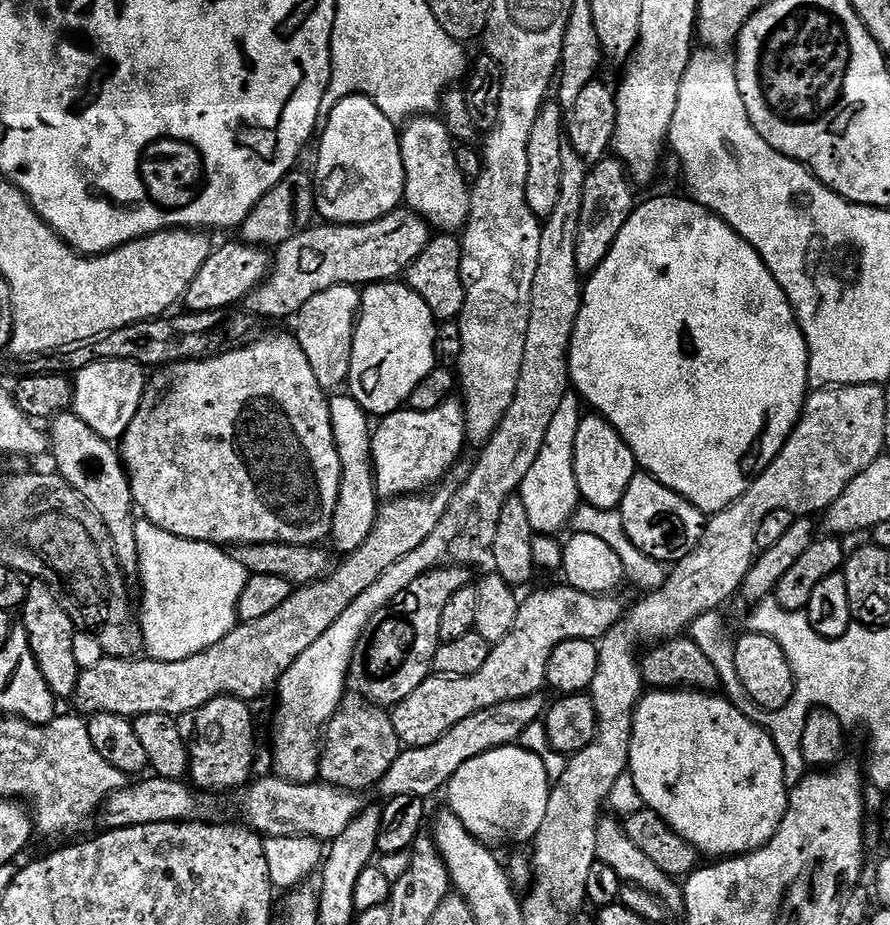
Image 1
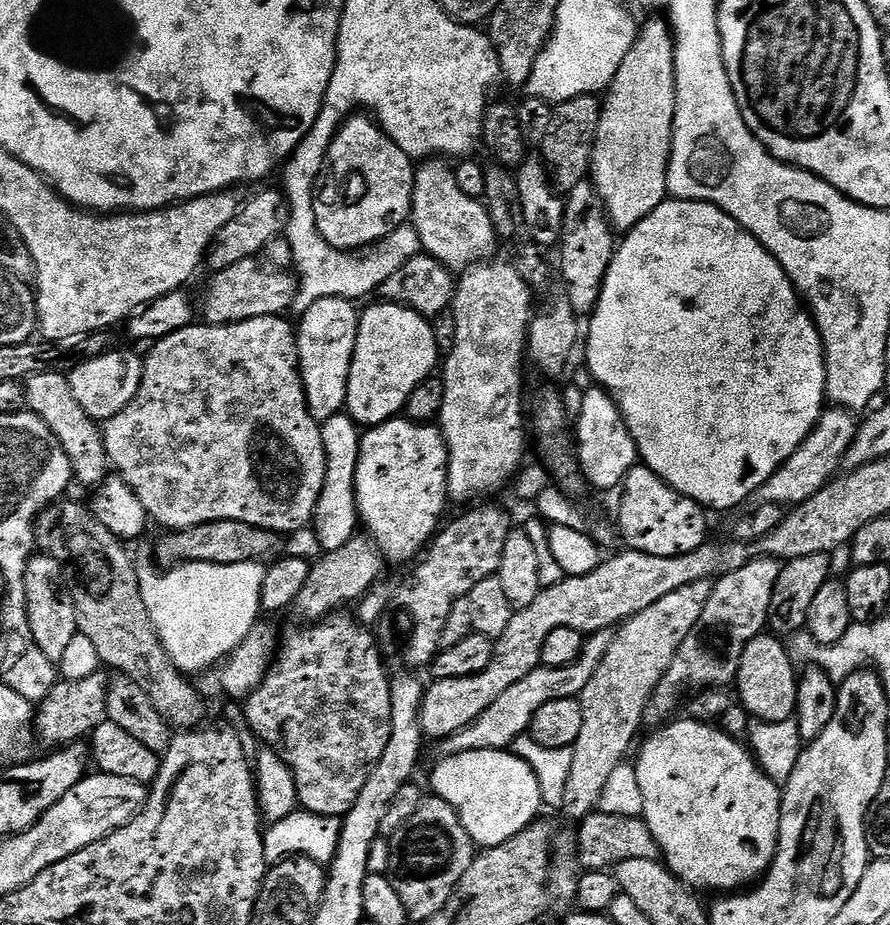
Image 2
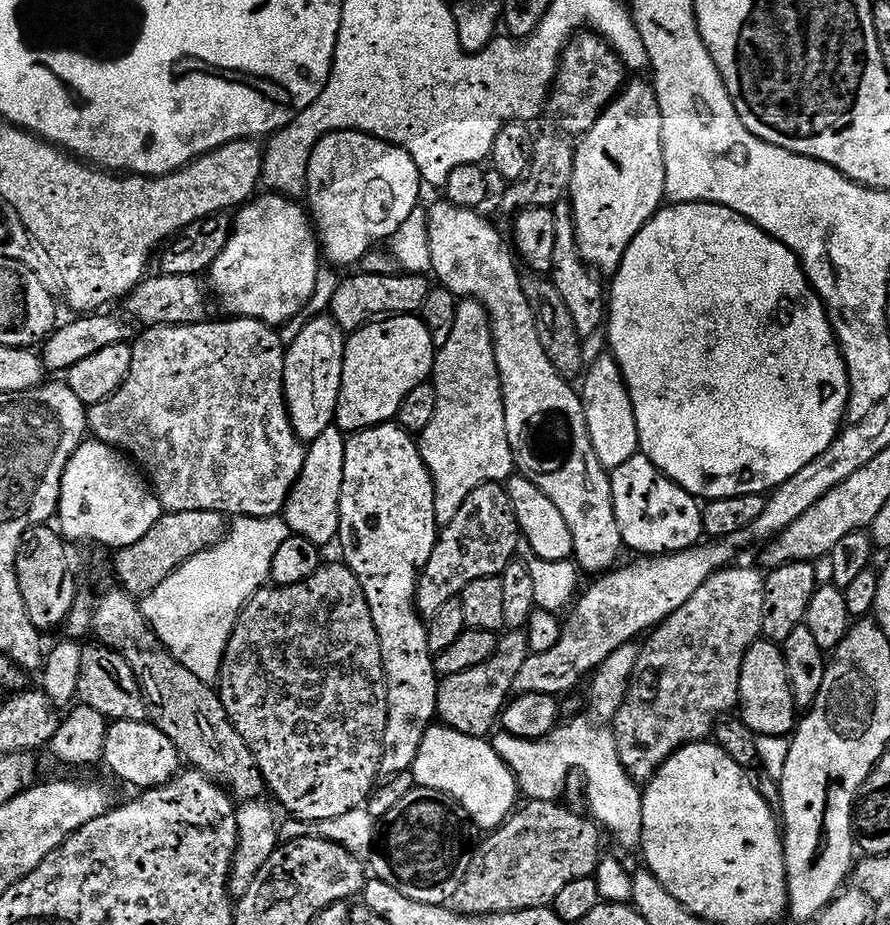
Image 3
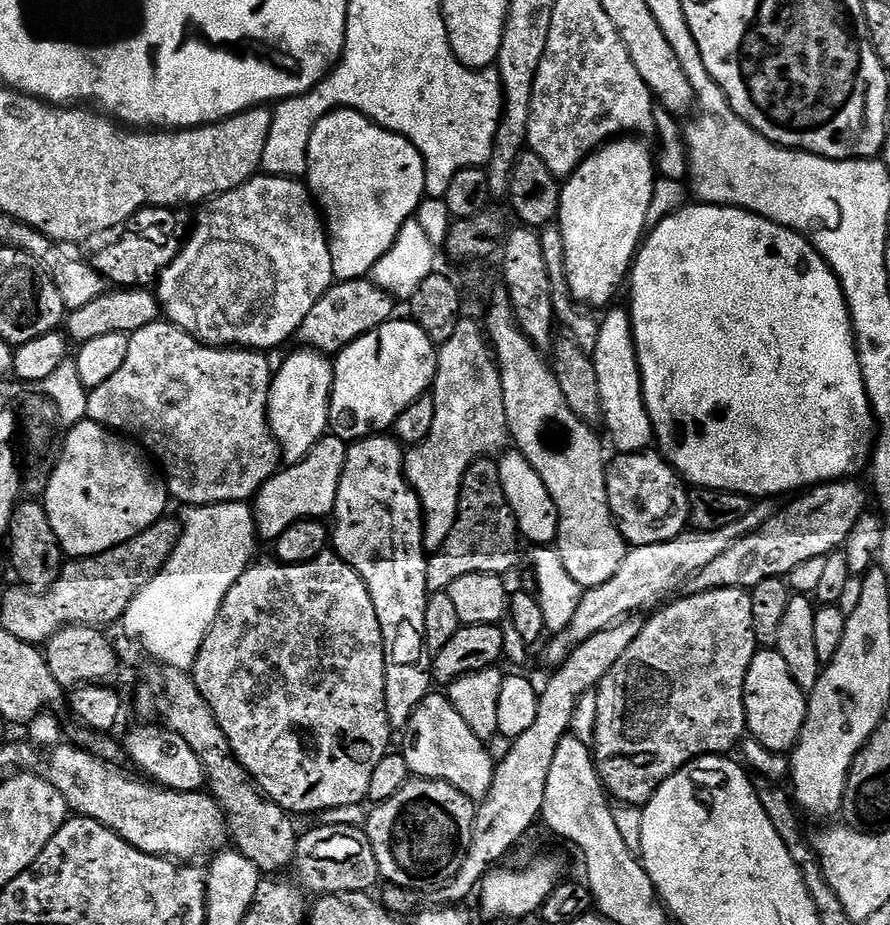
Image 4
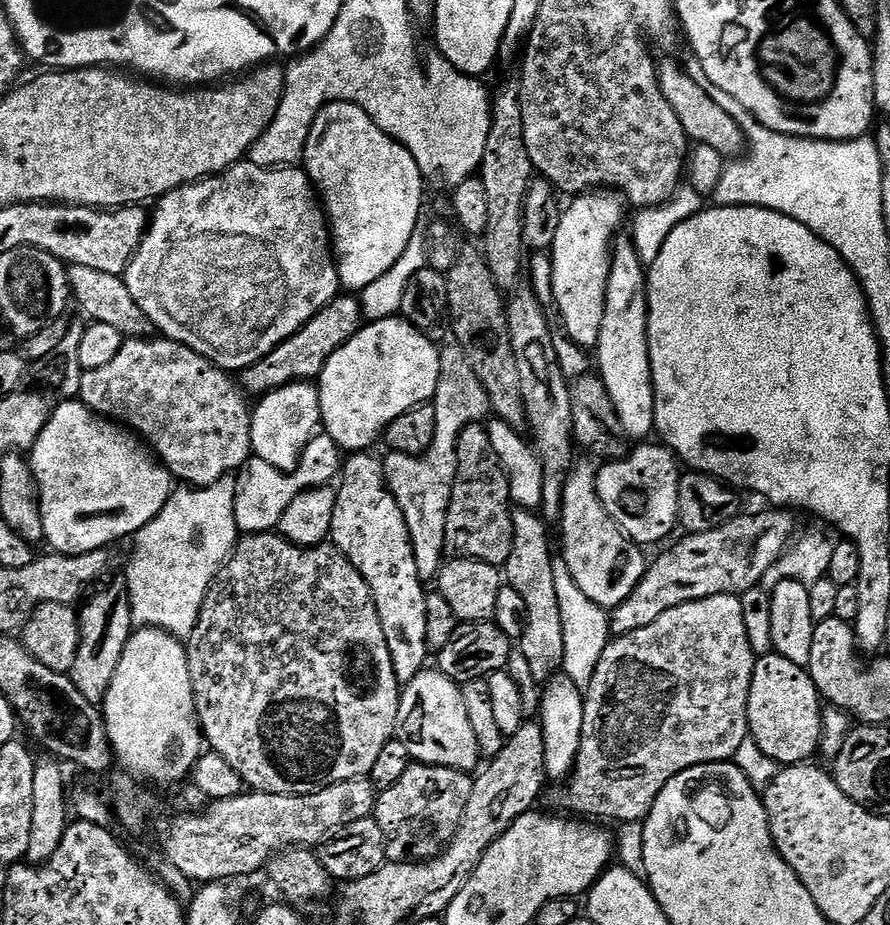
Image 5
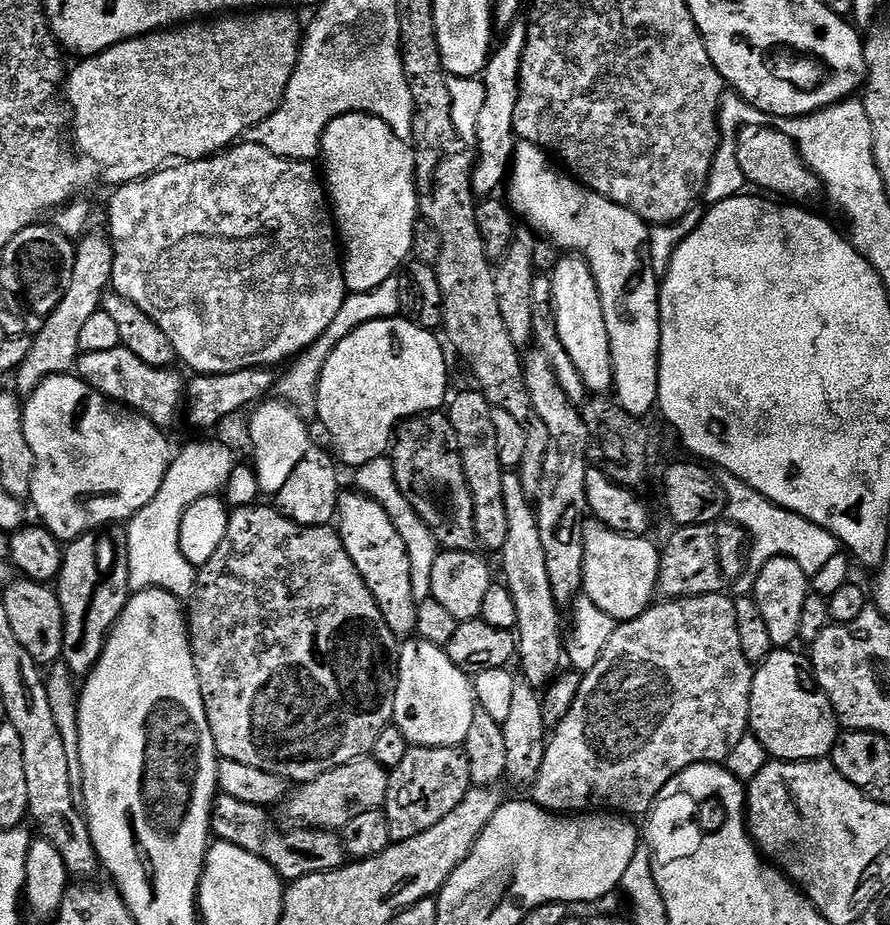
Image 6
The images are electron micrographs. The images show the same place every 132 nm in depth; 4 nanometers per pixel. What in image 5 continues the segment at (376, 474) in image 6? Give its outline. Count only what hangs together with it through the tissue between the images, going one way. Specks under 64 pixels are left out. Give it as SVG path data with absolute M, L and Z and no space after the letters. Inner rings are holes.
M445 347L440 354L438 390L434 397L436 406L434 442L420 456L389 451L388 457L383 457L382 460L388 488L402 510L402 518L406 518L418 574L425 582L435 581L440 575L441 564L446 560L444 551L446 514L450 506L450 494L458 466L456 453L458 438L465 426L481 423L490 412L486 386L478 382L478 374L474 374L474 366L470 366L470 358L466 358L463 348L451 347L448 349Z

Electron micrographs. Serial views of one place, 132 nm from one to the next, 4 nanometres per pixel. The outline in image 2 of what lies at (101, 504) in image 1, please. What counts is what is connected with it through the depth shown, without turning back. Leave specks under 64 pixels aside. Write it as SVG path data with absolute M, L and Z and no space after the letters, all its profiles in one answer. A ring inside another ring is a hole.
M39 372L29 376L24 384L24 398L27 407L34 414L38 414L54 430L54 438L66 450L66 458L70 460L72 475L75 483L85 484L86 487L95 489L104 483L110 472L104 434L101 425L82 410L78 398L74 398L74 390L70 386L67 375L63 372Z

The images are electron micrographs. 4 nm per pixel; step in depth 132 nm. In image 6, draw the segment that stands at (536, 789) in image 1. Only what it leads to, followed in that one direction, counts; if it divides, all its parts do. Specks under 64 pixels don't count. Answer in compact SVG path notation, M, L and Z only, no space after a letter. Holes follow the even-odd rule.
M412 638L399 649L400 667L396 678L396 701L394 702L394 724L412 746L450 746L463 745L470 721L474 718L476 693L469 673L462 671L450 662L445 649L434 646L419 638Z

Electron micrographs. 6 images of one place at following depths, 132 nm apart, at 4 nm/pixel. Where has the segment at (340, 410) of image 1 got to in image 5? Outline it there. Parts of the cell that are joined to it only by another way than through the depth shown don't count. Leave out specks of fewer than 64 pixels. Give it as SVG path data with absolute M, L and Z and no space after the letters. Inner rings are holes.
M317 434L304 448L304 458L295 472L283 472L270 462L253 455L245 462L235 477L236 497L234 498L234 518L241 533L271 532L286 514L286 506L294 502L299 492L308 488L323 488L331 485L342 471L342 449L336 445L334 438L326 434Z

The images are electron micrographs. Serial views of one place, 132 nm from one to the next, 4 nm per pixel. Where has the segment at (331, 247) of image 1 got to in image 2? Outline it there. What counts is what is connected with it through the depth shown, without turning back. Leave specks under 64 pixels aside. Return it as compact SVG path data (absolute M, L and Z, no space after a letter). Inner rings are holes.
M256 258L234 262L234 266L226 266L226 270L211 273L212 281L205 286L204 297L198 300L199 307L200 304L204 307L203 323L237 324L250 318L284 316L291 309L298 287L297 277L291 271L260 262Z

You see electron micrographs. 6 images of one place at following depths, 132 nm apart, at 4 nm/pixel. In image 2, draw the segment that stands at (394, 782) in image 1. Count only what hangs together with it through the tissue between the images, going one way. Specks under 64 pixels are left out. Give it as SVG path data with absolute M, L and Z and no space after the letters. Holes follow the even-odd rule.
M608 630L593 632L585 639L580 657L570 666L561 668L541 666L535 668L530 674L526 674L526 678L522 678L522 682L514 682L514 686L510 686L510 690L506 690L506 694L502 694L502 698L498 698L498 702L494 702L494 706L486 709L473 724L458 730L453 736L447 736L444 740L439 741L439 755L446 757L470 750L498 752L511 749L516 741L531 729L534 714L538 714L538 710L542 710L542 706L546 706L546 702L554 702L558 698L574 700L579 697L582 690L586 690L586 682L590 682L590 678L594 678L594 670L598 670L606 650L610 648L612 638L613 633Z

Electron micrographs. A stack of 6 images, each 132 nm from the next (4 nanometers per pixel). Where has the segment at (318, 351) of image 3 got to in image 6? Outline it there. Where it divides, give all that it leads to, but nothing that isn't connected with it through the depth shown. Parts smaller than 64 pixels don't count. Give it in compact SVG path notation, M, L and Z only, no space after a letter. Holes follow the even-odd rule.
M279 398L272 399L261 403L251 413L252 421L248 424L248 436L252 439L251 463L256 469L261 493L265 497L268 495L268 498L275 497L276 493L282 490L282 486L286 486L290 474L294 474L298 462L306 458L310 447L308 428L304 425L307 424L305 417L301 416L291 404Z

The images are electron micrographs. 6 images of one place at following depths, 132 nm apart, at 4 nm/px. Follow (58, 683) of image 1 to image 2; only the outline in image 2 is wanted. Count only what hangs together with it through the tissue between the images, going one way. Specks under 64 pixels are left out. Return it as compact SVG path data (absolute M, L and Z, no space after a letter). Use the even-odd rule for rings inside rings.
M33 554L26 566L26 610L30 618L30 634L38 642L38 650L54 662L59 662L67 644L78 635L76 607L66 583L64 565L47 554Z

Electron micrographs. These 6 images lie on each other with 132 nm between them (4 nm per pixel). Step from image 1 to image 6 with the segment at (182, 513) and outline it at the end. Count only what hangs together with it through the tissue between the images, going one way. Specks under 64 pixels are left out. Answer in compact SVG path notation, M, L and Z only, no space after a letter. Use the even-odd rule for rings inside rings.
M115 348L114 350L98 350L85 352L75 363L75 371L89 388L98 390L103 396L131 408L145 416L151 424L161 430L168 427L176 420L176 415L181 415L182 405L186 400L186 380L180 377L172 368L155 368L146 366L138 354L129 348Z

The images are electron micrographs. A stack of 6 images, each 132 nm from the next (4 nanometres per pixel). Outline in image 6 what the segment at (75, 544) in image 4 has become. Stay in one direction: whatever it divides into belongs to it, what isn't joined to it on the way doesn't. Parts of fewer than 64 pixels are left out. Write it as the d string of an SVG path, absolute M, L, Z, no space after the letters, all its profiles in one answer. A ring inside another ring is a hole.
M76 374L47 377L33 390L24 405L24 433L26 434L26 442L30 442L30 450L34 450L34 458L36 459L30 504L36 507L36 512L40 515L37 516L39 523L43 524L45 528L49 528L61 542L71 542L82 534L95 532L97 528L116 526L121 522L131 520L134 514L138 514L138 510L142 510L142 506L146 506L146 502L150 502L150 498L154 498L154 494L158 494L158 486L162 486L162 478L166 478L166 470L172 465L174 455L174 447L172 448L171 442L164 437L167 435L155 424L151 424L139 412L133 412L131 408L125 408L123 404L108 399L98 390L89 388L88 384Z

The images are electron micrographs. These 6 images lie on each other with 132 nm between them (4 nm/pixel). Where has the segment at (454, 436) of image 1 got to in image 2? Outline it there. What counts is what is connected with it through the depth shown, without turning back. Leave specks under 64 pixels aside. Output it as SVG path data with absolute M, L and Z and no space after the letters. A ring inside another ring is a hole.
M393 418L384 424L369 427L360 437L354 486L360 524L363 531L378 545L385 561L389 565L404 564L412 559L415 561L435 537L445 519L444 507L450 504L448 447L444 441L444 433L435 423L417 422L407 418Z

